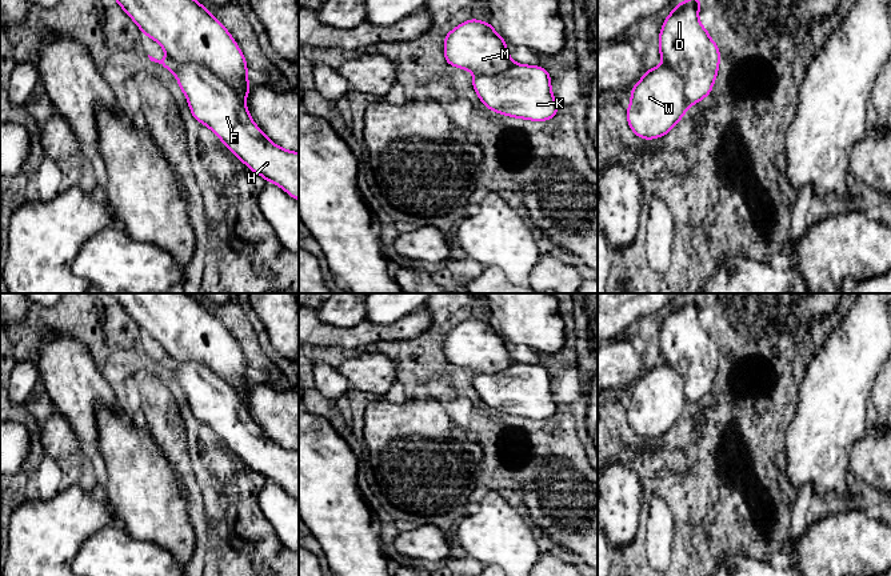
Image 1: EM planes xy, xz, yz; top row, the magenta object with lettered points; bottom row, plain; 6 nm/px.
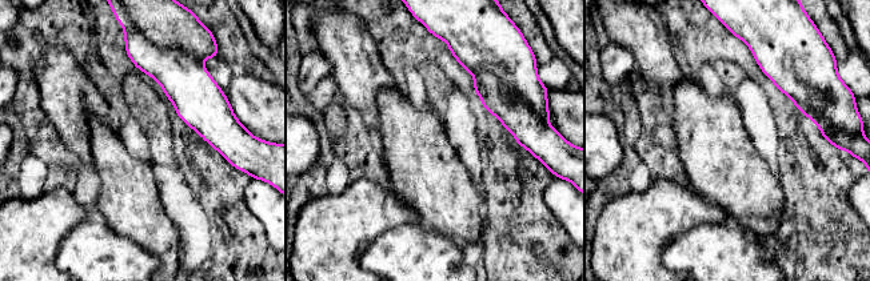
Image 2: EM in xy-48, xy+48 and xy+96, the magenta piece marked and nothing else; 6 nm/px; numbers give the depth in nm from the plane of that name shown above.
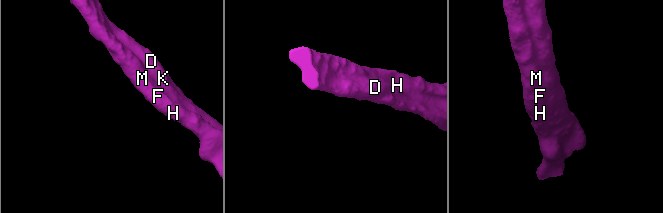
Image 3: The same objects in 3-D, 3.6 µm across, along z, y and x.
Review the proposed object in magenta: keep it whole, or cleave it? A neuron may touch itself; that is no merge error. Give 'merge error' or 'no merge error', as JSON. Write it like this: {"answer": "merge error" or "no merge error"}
{"answer": "no merge error"}

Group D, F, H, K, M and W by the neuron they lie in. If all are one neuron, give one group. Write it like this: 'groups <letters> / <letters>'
groups D F H K M W

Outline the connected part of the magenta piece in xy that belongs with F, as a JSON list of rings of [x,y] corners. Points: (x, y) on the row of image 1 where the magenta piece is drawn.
[[[116,0],[123,11],[136,23],[144,36],[153,39],[165,51],[167,57],[157,60],[148,55],[151,61],[169,69],[179,81],[179,87],[187,97],[195,120],[207,125],[224,145],[241,160],[252,172],[265,181],[273,183],[299,201],[299,153],[284,149],[272,143],[267,135],[253,123],[244,100],[249,93],[247,79],[248,65],[239,45],[216,20],[211,12],[196,0]]]

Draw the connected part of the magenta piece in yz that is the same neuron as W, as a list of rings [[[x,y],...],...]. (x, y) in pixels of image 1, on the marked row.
[[[684,0],[666,17],[659,35],[663,63],[647,69],[631,89],[626,109],[632,132],[644,140],[668,135],[683,115],[707,97],[720,51],[699,23],[700,0]]]

